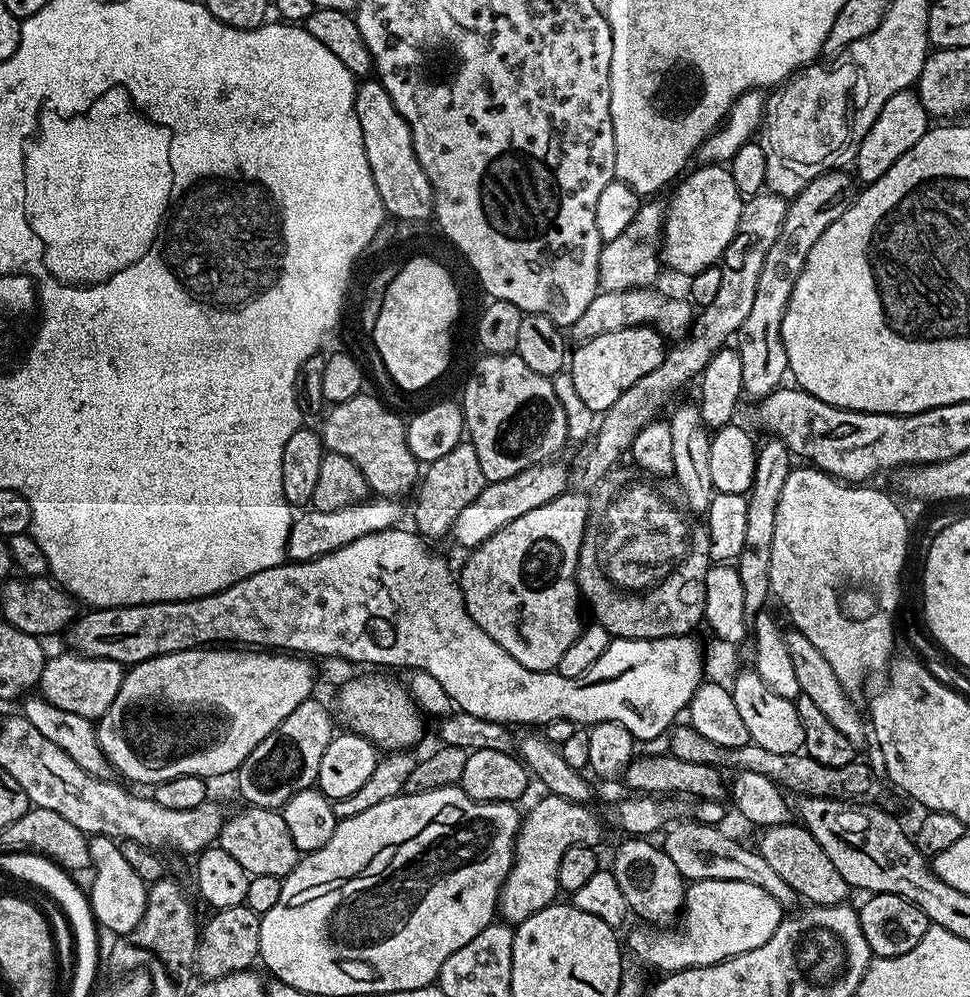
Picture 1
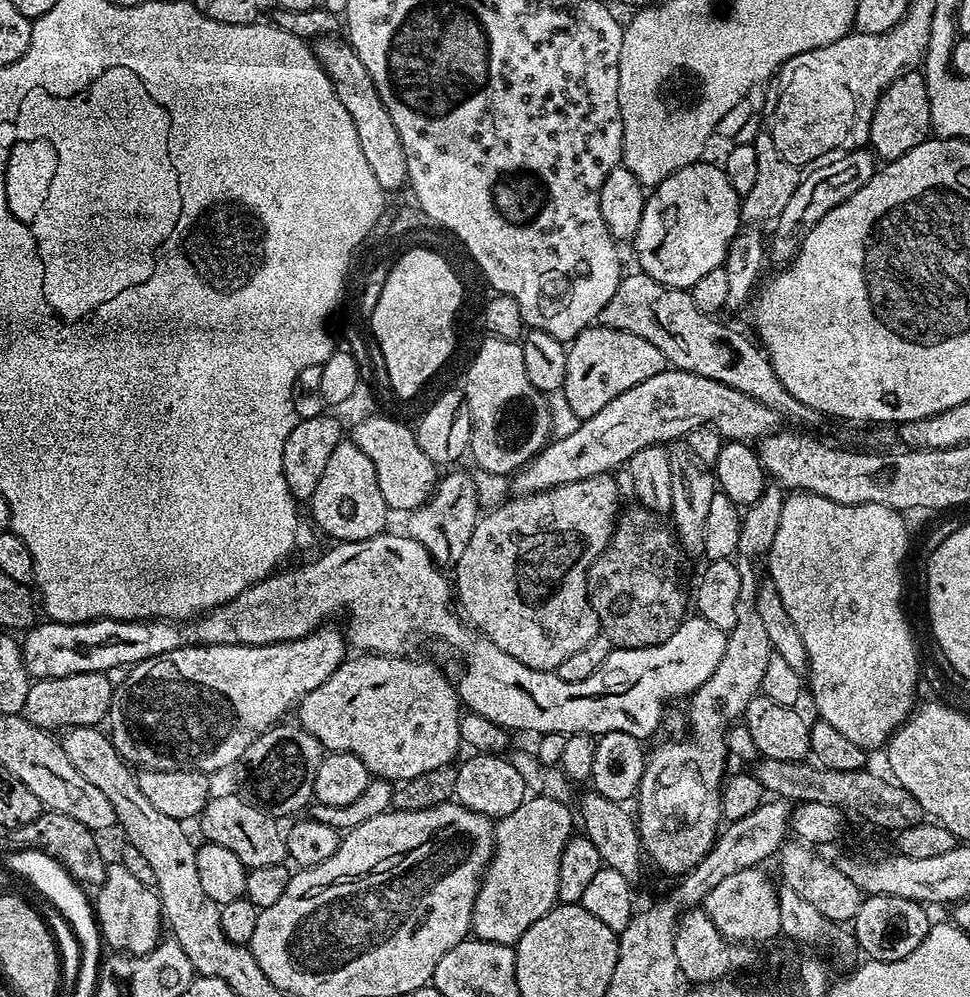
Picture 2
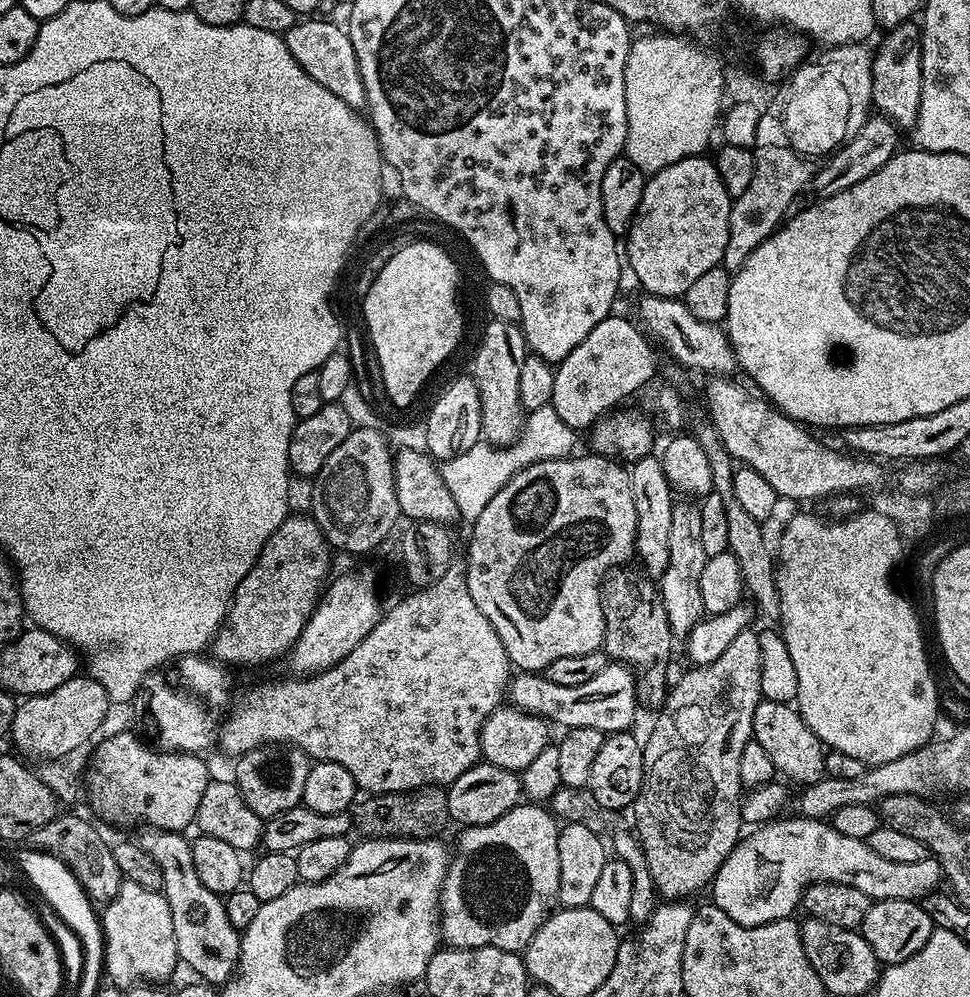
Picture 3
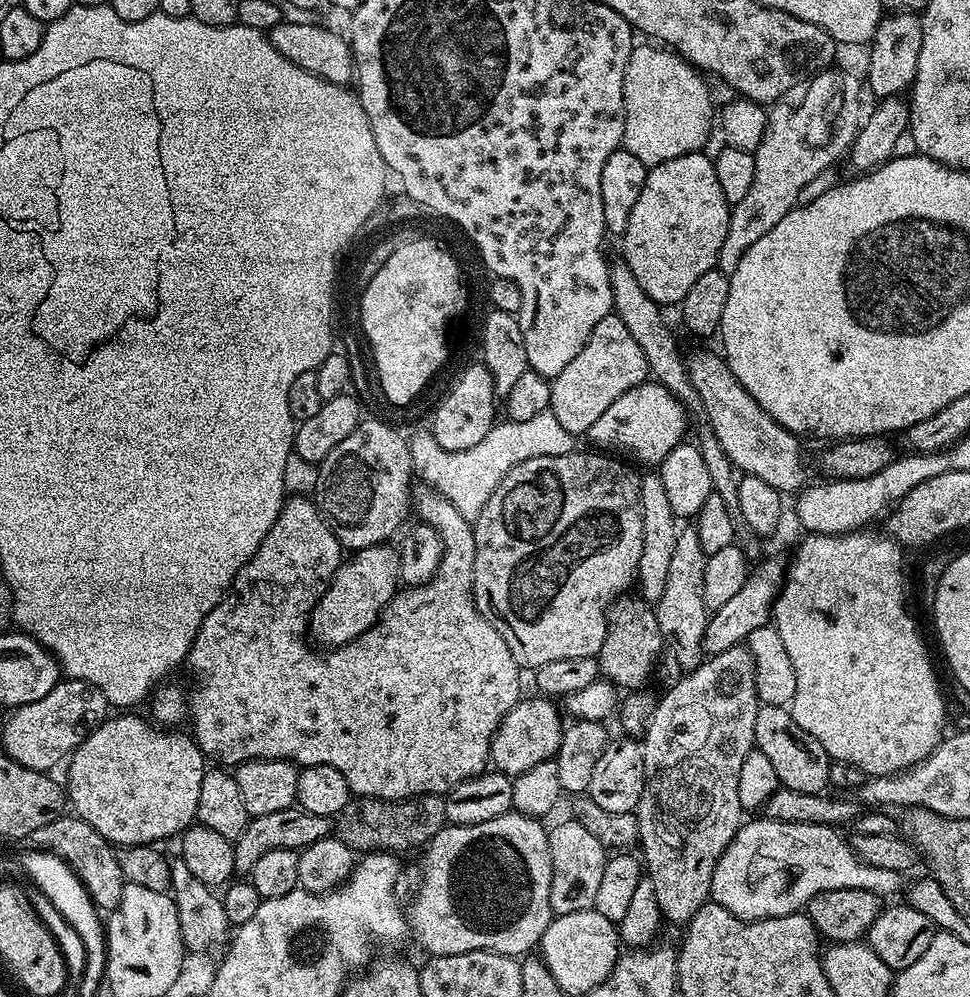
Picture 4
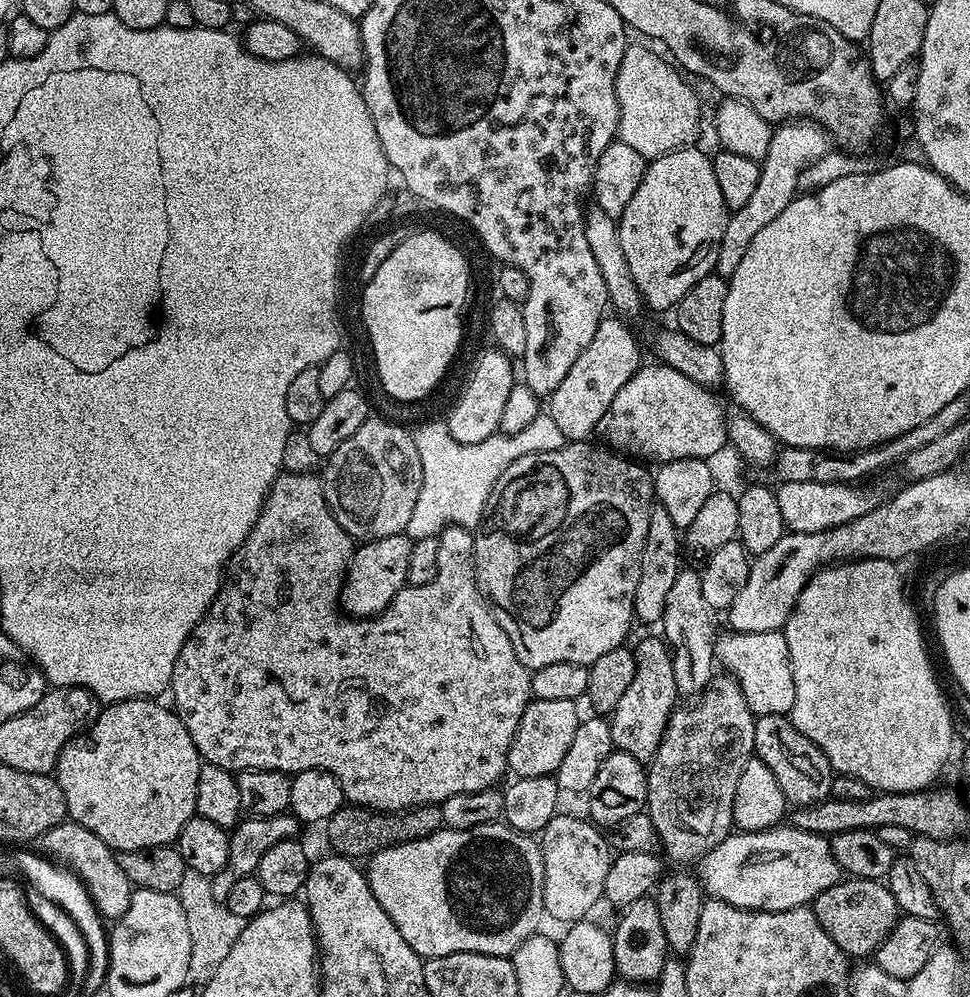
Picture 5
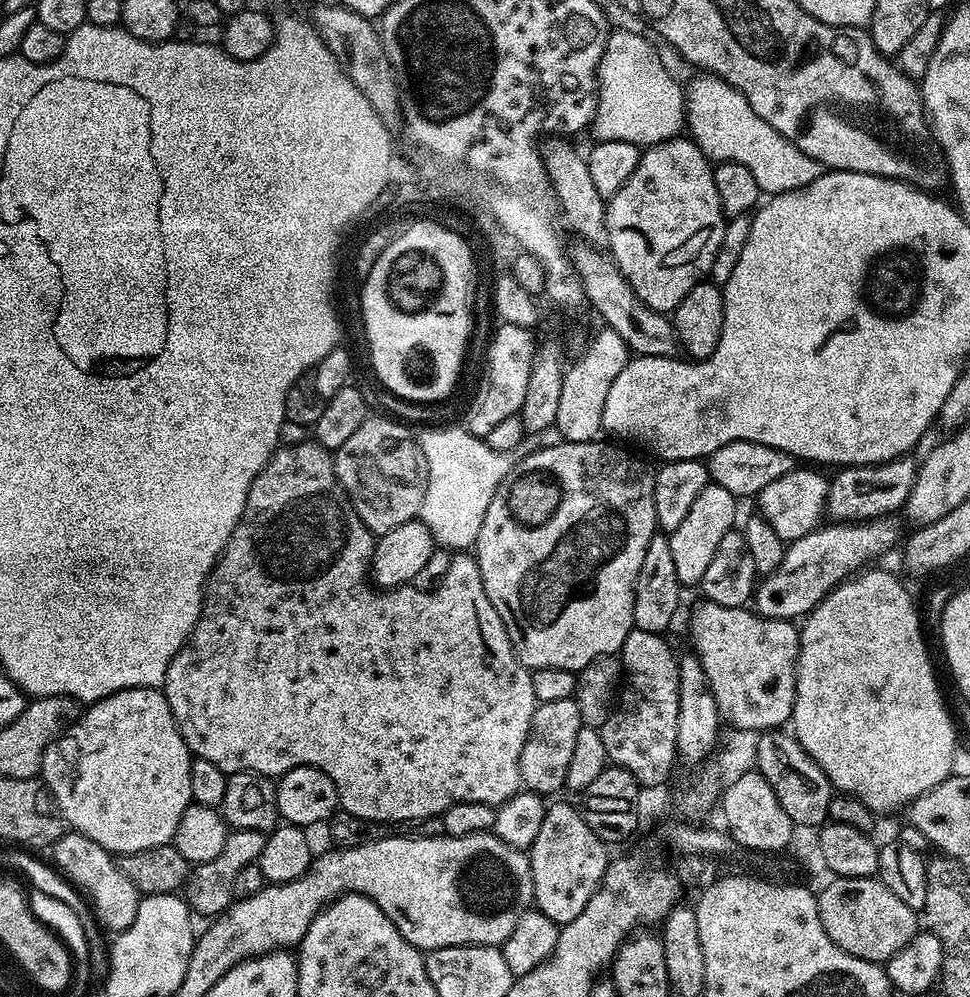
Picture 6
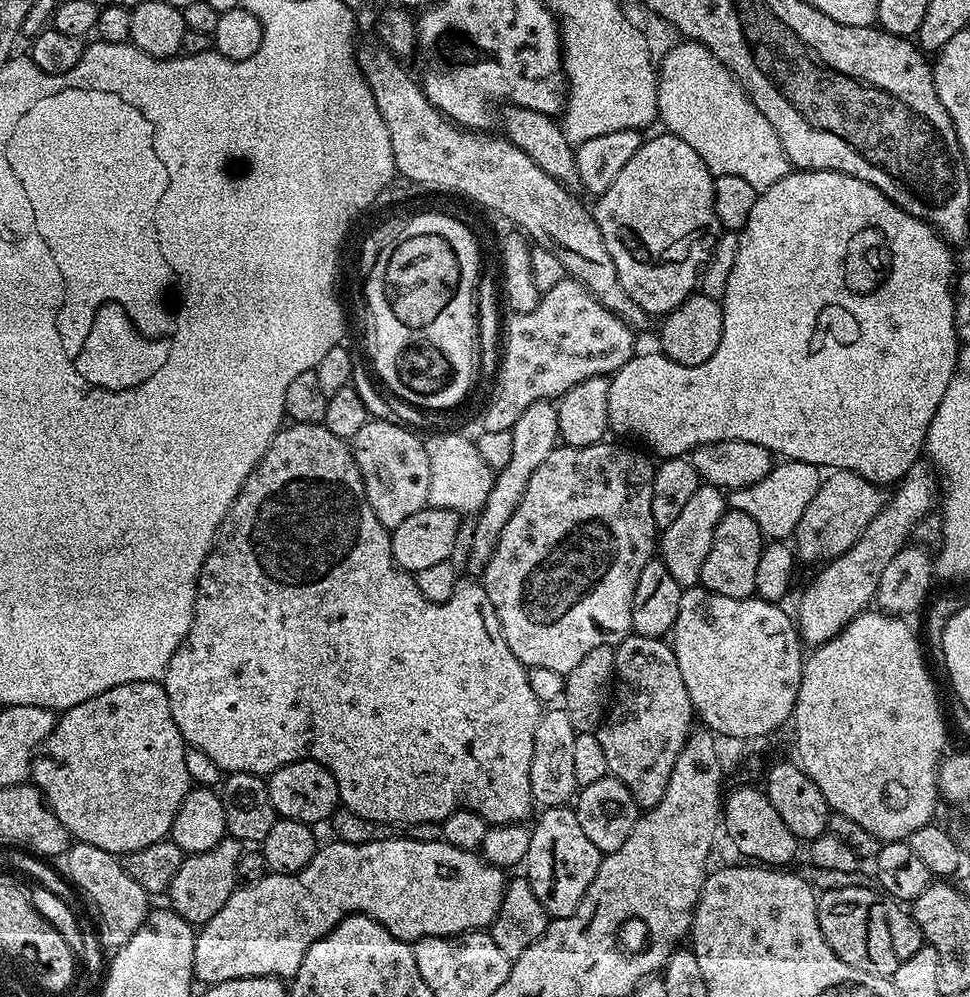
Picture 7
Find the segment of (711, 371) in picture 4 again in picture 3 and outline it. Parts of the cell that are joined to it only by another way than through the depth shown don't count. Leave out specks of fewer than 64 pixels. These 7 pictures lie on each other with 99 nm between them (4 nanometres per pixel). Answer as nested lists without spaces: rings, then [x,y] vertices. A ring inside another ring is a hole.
[[[716,374],[709,379],[712,381],[704,388],[704,396],[708,399],[707,419],[718,430],[720,443],[732,455],[733,461],[745,468],[758,470],[758,474],[762,474],[762,478],[766,478],[766,482],[774,486],[777,497],[784,499],[785,496],[788,500],[820,500],[823,496],[831,498],[841,494],[872,492],[883,482],[884,472],[880,469],[883,467],[875,459],[849,454],[839,447],[823,448],[805,425],[796,423],[785,412],[773,408],[763,395],[757,394],[751,387],[743,388],[732,379],[734,378],[724,374]]]

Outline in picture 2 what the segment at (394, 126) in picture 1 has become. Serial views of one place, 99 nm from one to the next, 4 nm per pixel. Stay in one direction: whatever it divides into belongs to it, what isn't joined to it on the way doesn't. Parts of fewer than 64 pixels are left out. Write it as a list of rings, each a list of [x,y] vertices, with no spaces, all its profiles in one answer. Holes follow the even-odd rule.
[[[321,36],[315,41],[314,51],[318,62],[326,70],[332,80],[334,90],[338,94],[338,102],[346,106],[346,114],[356,127],[358,143],[362,146],[362,155],[370,170],[374,170],[374,178],[378,178],[378,186],[382,189],[392,188],[404,180],[404,151],[402,138],[398,138],[398,130],[394,130],[394,122],[386,106],[382,106],[382,98],[378,98],[378,86],[374,86],[374,78],[370,78],[370,70],[362,66],[362,58],[352,49],[347,39],[336,39],[336,36]]]

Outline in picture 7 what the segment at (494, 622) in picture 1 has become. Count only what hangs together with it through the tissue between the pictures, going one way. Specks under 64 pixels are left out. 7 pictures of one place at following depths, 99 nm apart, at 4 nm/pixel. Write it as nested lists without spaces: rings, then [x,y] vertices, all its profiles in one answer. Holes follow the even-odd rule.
[[[601,442],[581,448],[557,446],[550,454],[550,458],[546,458],[546,462],[542,462],[542,466],[538,466],[538,470],[530,474],[530,482],[526,482],[526,492],[522,494],[522,502],[518,502],[514,514],[510,514],[510,522],[506,522],[506,530],[502,530],[502,536],[494,546],[488,565],[482,569],[484,576],[482,583],[498,614],[500,633],[506,638],[506,646],[510,646],[514,658],[518,658],[520,663],[528,668],[543,666],[566,674],[574,670],[574,666],[578,666],[578,662],[582,662],[582,658],[586,658],[590,650],[603,644],[615,646],[632,632],[632,603],[634,590],[638,586],[638,574],[642,574],[642,566],[646,566],[646,562],[654,559],[654,553],[658,548],[658,529],[654,522],[652,505],[656,470],[653,461],[648,461],[649,457],[643,451],[635,447],[623,448],[620,444],[608,443]]]

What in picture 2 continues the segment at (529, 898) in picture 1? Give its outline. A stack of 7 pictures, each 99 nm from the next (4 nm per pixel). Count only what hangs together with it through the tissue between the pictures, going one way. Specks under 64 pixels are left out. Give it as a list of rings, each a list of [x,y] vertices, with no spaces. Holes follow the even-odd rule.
[[[529,795],[522,802],[522,806],[514,810],[514,814],[506,814],[506,818],[495,821],[492,861],[484,870],[472,911],[470,932],[475,939],[515,946],[522,934],[526,934],[526,930],[530,930],[530,926],[538,922],[538,918],[542,918],[551,908],[556,907],[558,862],[562,858],[566,842],[574,835],[574,812],[570,809],[572,808],[562,801]]]

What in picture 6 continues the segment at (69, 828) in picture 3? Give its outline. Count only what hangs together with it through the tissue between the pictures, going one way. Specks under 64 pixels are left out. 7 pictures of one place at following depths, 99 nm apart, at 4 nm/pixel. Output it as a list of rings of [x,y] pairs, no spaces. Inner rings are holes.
[[[71,830],[56,839],[56,843],[51,845],[51,852],[51,863],[87,897],[97,921],[109,933],[125,932],[130,922],[134,922],[134,914],[138,914],[142,893],[134,886],[134,882],[130,882],[130,878],[126,878],[126,874],[122,874],[113,853],[98,846],[98,842],[90,842],[90,838]]]

